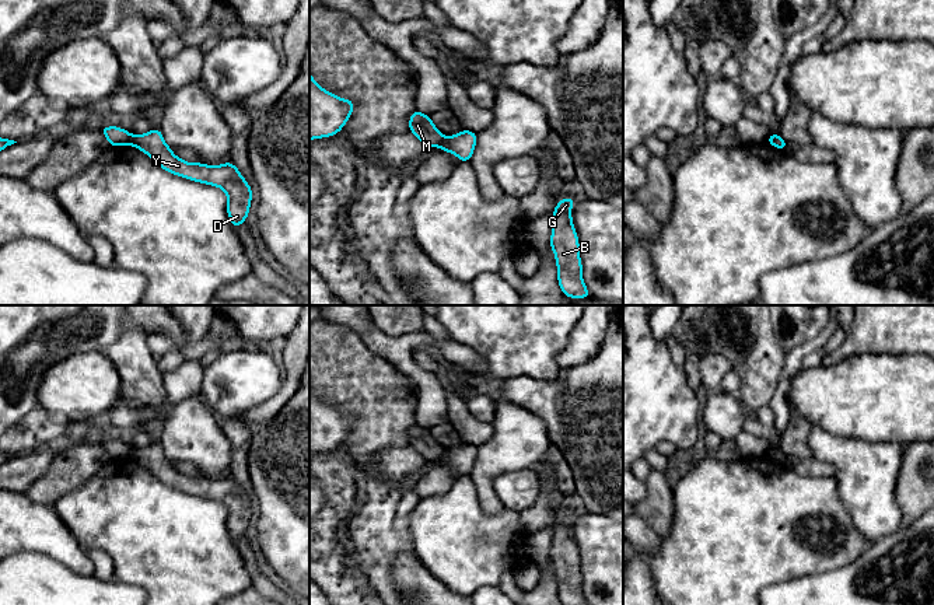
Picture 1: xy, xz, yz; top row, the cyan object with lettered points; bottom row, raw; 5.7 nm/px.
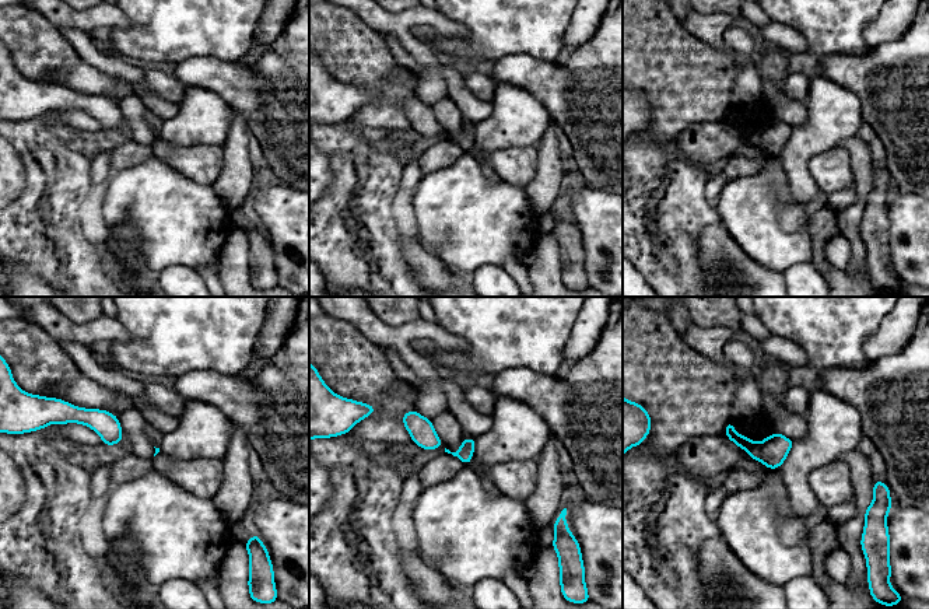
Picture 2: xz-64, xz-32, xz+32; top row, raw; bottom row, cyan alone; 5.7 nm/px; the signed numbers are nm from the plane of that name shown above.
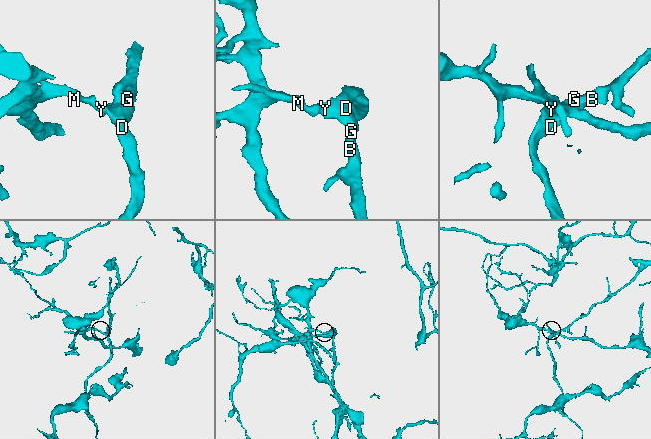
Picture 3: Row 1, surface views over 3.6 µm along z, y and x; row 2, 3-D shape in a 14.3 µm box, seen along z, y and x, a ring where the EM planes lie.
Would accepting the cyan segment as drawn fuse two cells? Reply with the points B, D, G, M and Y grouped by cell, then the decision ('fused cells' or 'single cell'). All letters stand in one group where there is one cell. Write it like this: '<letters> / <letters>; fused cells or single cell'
B D G Y / M; fused cells

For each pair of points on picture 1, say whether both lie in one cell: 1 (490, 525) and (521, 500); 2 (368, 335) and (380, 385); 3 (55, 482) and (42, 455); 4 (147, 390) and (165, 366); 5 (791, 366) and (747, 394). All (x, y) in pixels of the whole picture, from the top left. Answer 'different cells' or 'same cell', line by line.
1: different cells
2: different cells
3: different cells
4: different cells
5: different cells

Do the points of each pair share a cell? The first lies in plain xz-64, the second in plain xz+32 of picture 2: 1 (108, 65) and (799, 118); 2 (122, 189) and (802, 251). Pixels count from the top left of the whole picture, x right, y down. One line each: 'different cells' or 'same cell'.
1: same cell
2: same cell

